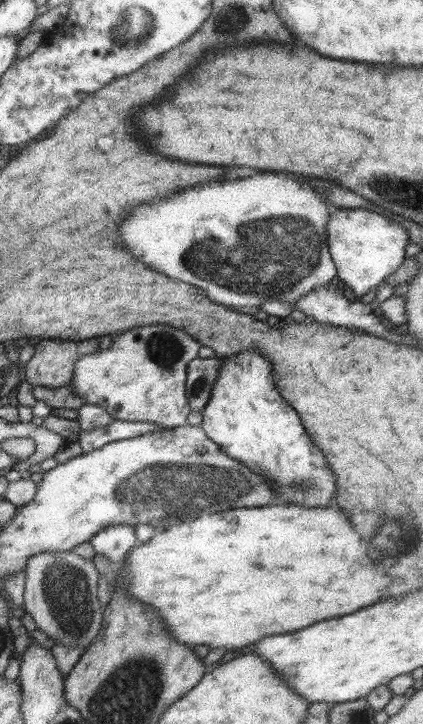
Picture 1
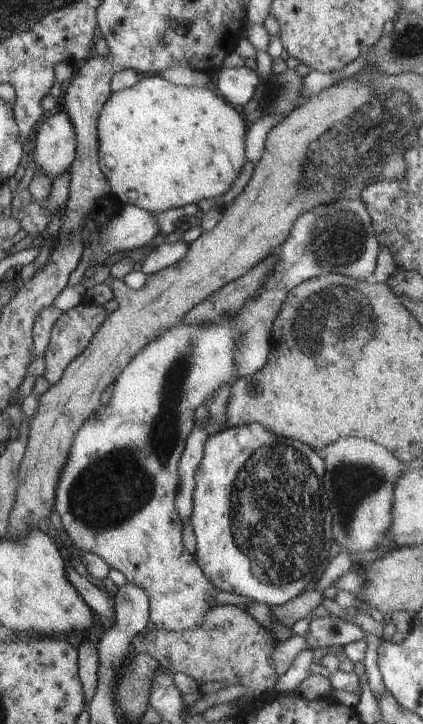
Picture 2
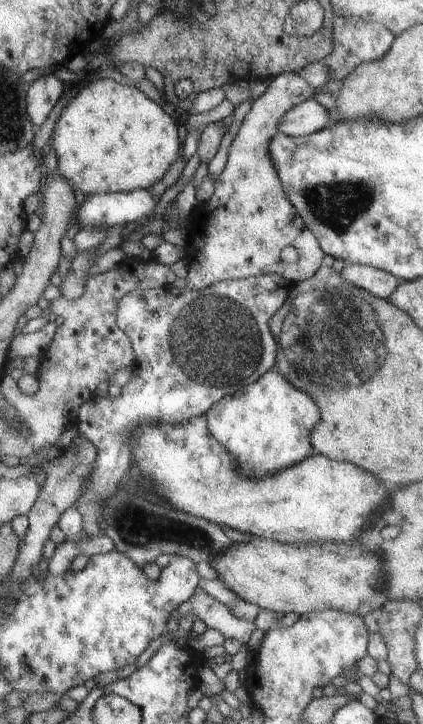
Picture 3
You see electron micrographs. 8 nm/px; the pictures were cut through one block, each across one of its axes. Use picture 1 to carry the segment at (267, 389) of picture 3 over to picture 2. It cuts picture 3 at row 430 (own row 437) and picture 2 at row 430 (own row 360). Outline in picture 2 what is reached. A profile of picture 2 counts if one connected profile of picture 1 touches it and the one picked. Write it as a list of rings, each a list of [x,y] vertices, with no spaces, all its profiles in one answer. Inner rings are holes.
[[[258,423],[236,425],[220,429],[217,433],[208,437],[206,441],[202,460],[199,462],[195,474],[195,489],[193,492],[193,509],[191,512],[192,526],[194,528],[197,551],[194,554],[197,563],[201,566],[203,573],[211,580],[211,583],[219,590],[235,592],[240,596],[248,596],[252,601],[264,602],[269,607],[283,605],[285,602],[297,597],[304,587],[316,576],[318,568],[323,568],[331,559],[328,548],[333,532],[330,530],[333,517],[331,510],[322,506],[322,500],[328,500],[323,492],[323,476],[325,473],[325,462],[321,452],[312,450],[310,445],[300,441],[279,437]]]

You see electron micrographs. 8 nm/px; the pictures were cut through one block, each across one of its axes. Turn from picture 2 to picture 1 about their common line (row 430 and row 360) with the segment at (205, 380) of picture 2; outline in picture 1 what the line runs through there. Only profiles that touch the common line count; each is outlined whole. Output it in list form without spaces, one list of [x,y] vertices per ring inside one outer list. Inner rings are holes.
[[[150,323],[122,333],[106,350],[98,349],[74,365],[73,394],[84,403],[102,407],[114,420],[150,422],[164,429],[186,424],[191,412],[185,382],[187,366],[198,356],[201,345],[169,324]]]

